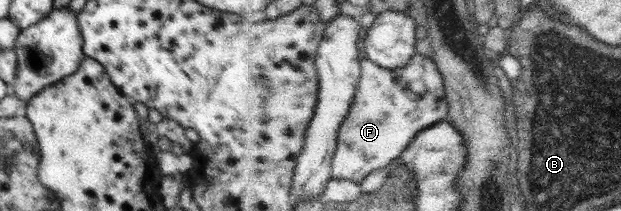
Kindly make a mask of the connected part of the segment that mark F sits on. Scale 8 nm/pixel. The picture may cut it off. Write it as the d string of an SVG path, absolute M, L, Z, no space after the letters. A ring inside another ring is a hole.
M417 53L405 68L387 69L371 58L362 61L362 83L353 103L351 113L340 129L339 145L333 162L335 179L353 179L363 183L371 171L391 165L397 157L410 148L419 133L450 117L450 101L446 77L434 57Z

